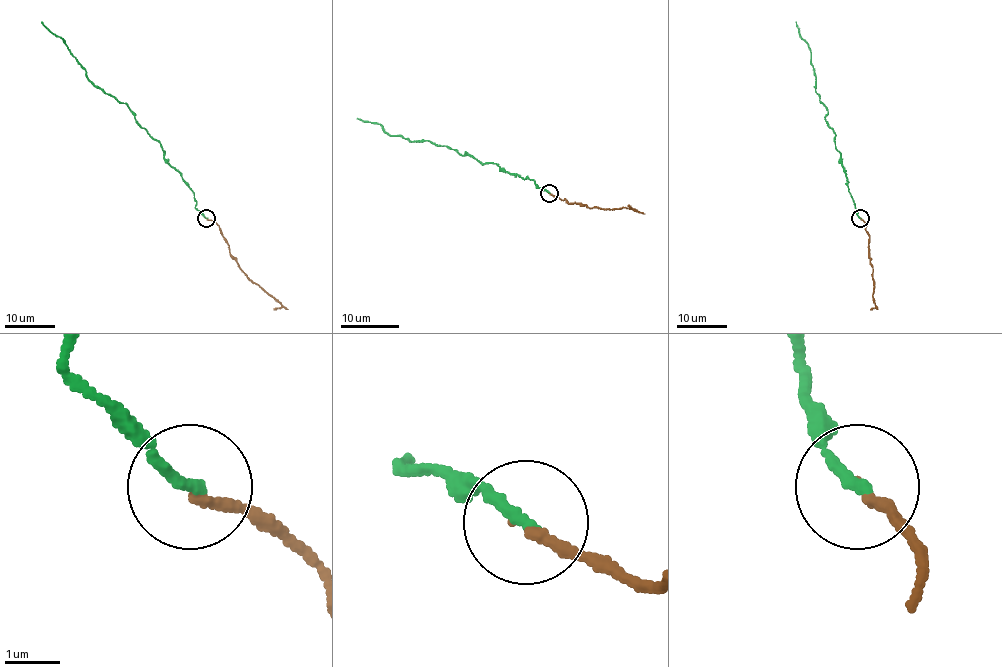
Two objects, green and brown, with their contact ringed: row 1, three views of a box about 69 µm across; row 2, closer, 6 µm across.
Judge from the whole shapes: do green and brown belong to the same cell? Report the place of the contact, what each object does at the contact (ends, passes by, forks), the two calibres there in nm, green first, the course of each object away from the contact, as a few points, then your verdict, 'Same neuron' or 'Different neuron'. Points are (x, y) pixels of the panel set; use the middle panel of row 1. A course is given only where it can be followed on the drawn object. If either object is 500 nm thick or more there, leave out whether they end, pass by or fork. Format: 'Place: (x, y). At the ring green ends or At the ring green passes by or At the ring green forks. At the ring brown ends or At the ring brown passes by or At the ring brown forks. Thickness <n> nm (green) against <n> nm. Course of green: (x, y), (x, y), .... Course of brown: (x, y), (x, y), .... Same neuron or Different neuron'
Place: (549, 193). At the ring green ends. At the ring brown ends. Thickness 240 nm (green) against 200 nm. Course of green: (549, 193), (466, 152), (460, 155), (428, 140), (412, 141), (356, 118). Course of brown: (549, 194), (587, 207), (631, 207), (637, 210), (628, 204). Same neuron

